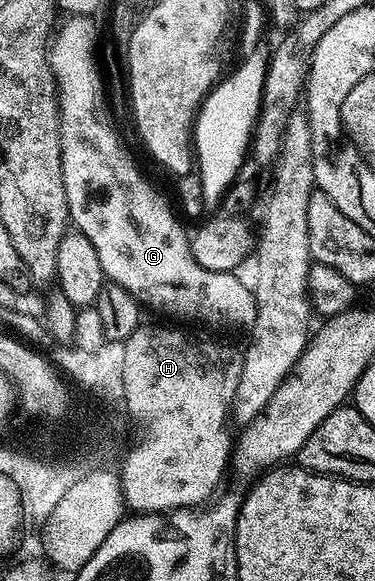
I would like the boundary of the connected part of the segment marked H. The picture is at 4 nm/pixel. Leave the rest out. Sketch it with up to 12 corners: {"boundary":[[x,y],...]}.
{"boundary":[[139,325],[133,513],[193,509],[231,463],[233,347]]}

